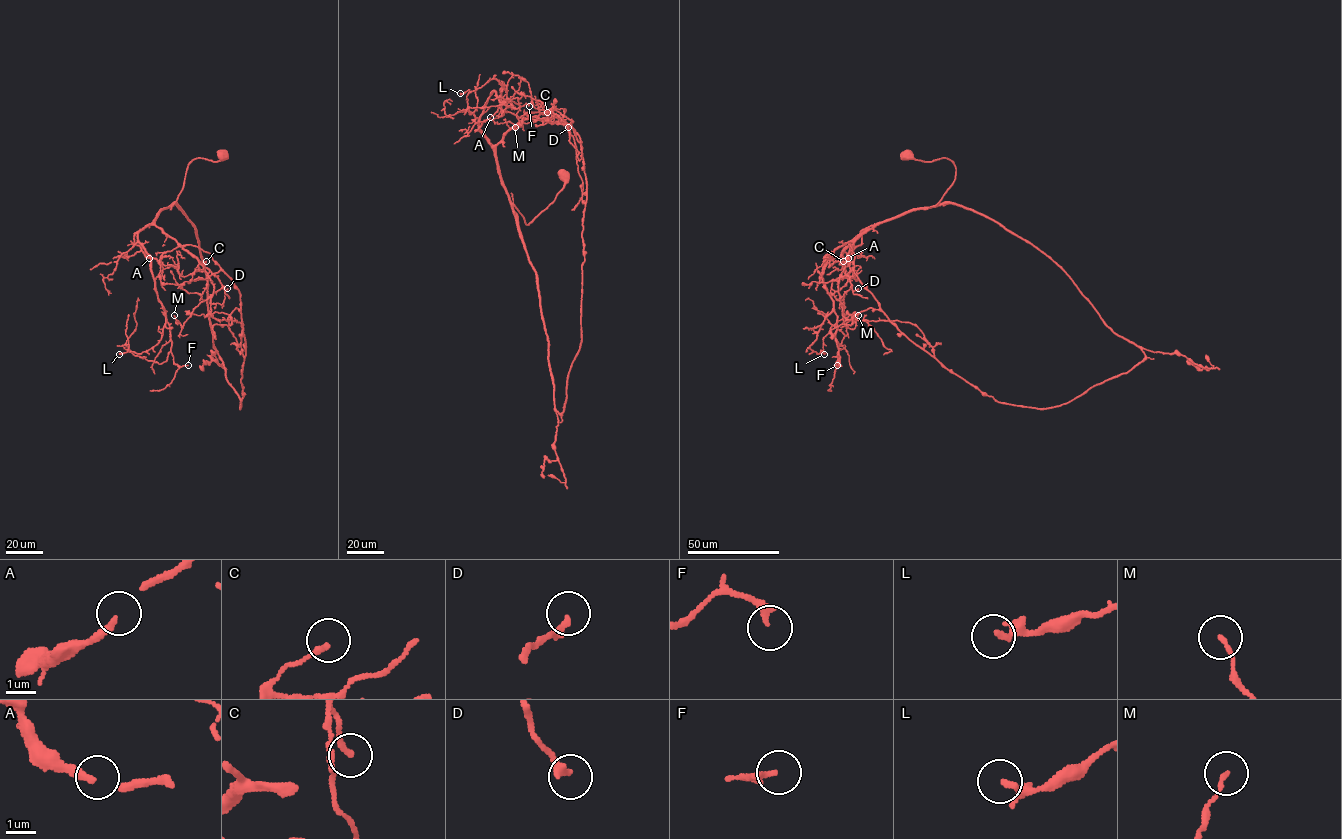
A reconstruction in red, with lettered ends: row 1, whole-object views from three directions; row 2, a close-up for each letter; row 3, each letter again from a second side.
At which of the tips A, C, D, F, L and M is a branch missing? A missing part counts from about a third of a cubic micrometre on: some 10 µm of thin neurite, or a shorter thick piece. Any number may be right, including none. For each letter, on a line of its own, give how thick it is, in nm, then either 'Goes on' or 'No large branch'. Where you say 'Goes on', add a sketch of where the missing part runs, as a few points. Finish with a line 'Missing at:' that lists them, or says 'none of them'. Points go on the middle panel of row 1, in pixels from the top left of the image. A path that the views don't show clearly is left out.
A: Thickness 160 nm. No large branch
C: Thickness 180 nm. No large branch
D: Thickness 280 nm. No large branch
F: Thickness 220 nm. Goes on
L: Thickness 280 nm. No large branch
M: Thickness 140 nm. No large branch
Missing at: F

